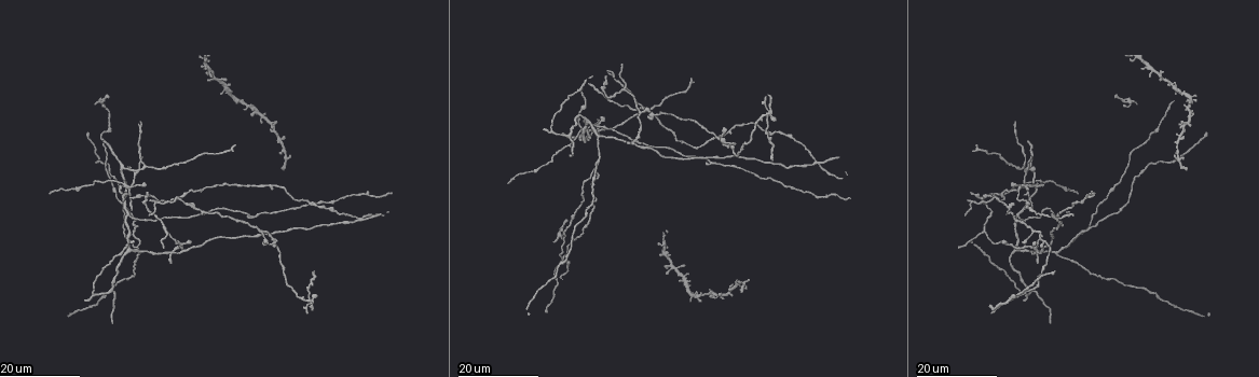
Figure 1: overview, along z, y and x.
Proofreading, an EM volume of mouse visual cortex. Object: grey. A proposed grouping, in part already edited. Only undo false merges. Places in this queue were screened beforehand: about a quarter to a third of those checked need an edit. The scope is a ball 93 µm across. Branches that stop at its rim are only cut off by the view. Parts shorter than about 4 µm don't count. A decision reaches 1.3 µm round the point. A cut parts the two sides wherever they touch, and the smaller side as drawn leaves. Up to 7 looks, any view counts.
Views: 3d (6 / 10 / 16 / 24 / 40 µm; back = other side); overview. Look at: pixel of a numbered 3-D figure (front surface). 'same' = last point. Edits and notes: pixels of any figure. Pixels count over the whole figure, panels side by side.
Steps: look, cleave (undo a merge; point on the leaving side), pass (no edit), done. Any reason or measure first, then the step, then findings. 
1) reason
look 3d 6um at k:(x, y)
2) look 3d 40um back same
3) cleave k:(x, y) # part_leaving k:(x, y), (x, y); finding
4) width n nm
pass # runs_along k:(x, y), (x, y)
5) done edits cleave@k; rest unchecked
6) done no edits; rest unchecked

three arms meet
look 3d 16um at 1:(599, 135)

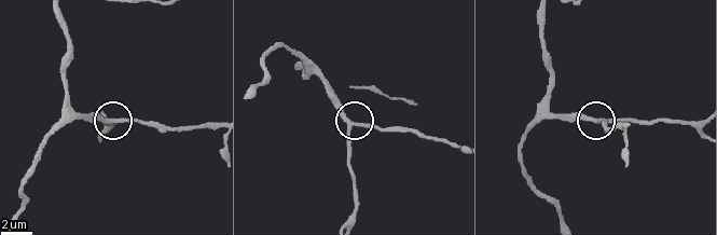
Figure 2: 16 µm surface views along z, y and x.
look 3d 10um at 2:(350, 121)

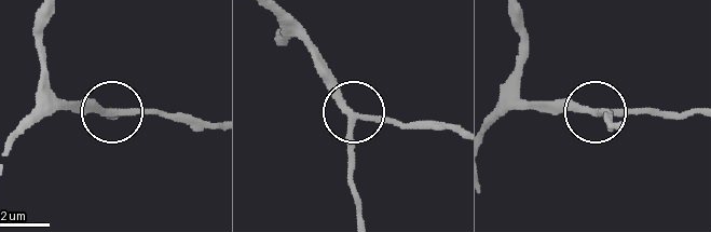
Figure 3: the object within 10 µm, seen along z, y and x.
side_arm 94 um; arms 3
pass # one neuron here

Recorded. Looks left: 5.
thick turns thin
look 3d 16um at 1:(1097, 227)

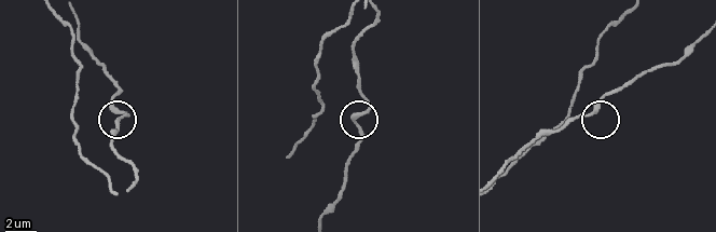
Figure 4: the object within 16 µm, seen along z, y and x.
zoom in
look 3d 10um at 4:(594, 113)

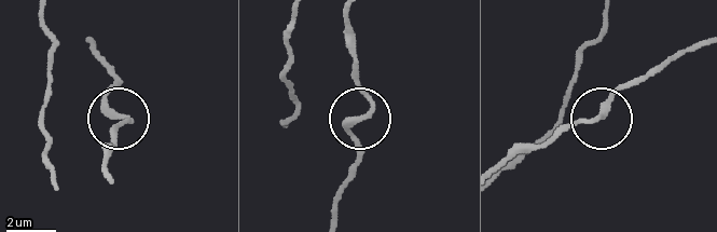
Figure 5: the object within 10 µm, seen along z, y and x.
pass # runs_along 5:(108, 176), (106, 151), (128, 122), (108, 101), (114, 72); continuous, no second neuron

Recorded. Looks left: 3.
three-way junction
look 3d 16um at 1:(1016, 215)

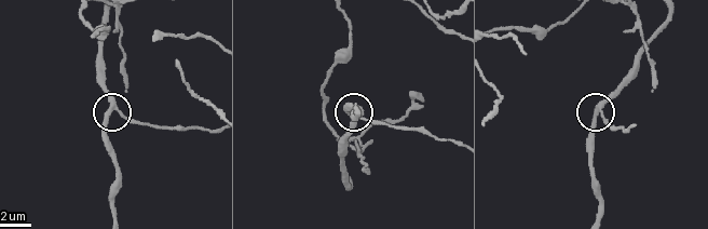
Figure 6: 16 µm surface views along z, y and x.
look 3d 10um at 6:(116, 110)

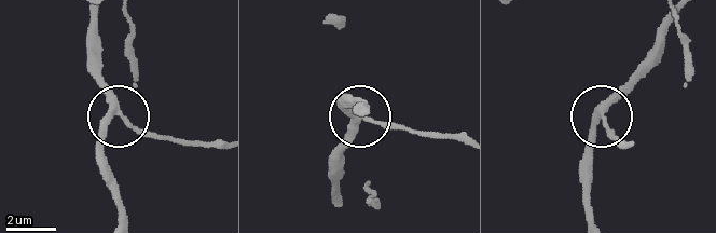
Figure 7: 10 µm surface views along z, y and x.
arms 3
pass # runs_along 7:(591, 215), (588, 172), (595, 122), (641, 74); continuous, no second neuron

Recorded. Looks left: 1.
done no edits; rest unchecked

